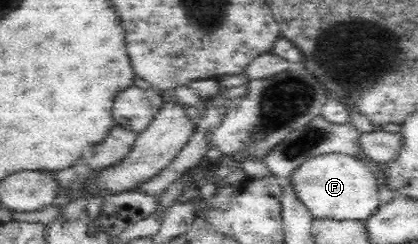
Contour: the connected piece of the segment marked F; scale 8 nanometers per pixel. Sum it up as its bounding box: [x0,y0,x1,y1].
[291,152,381,221]

